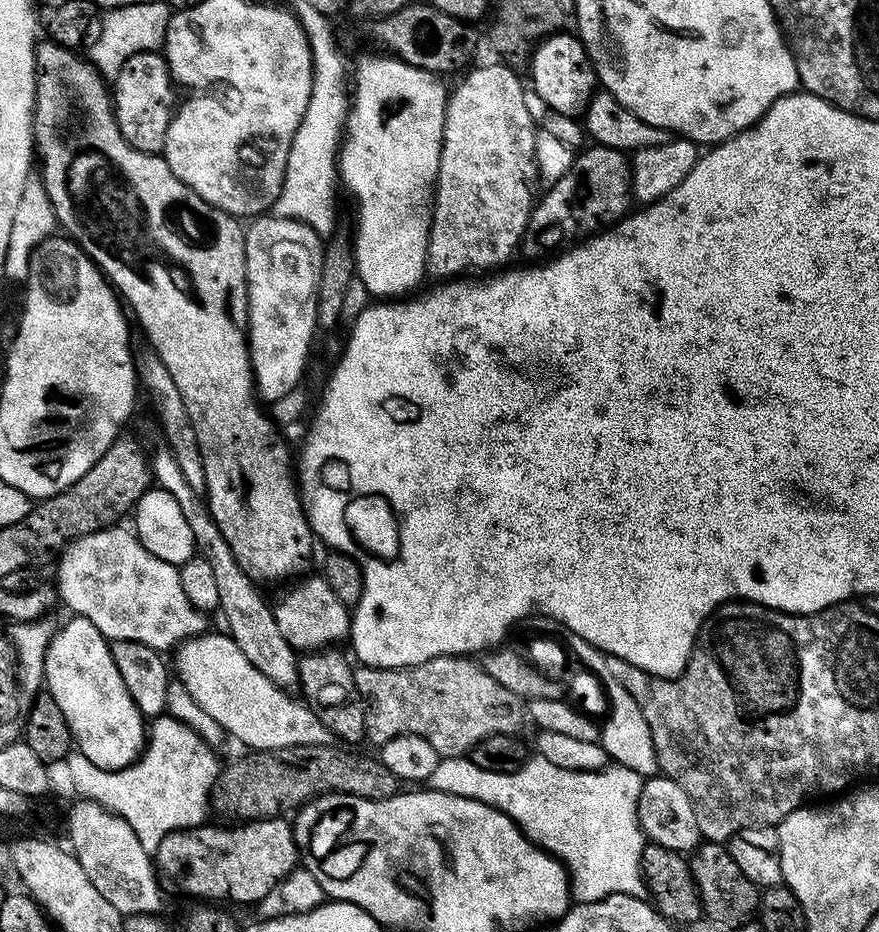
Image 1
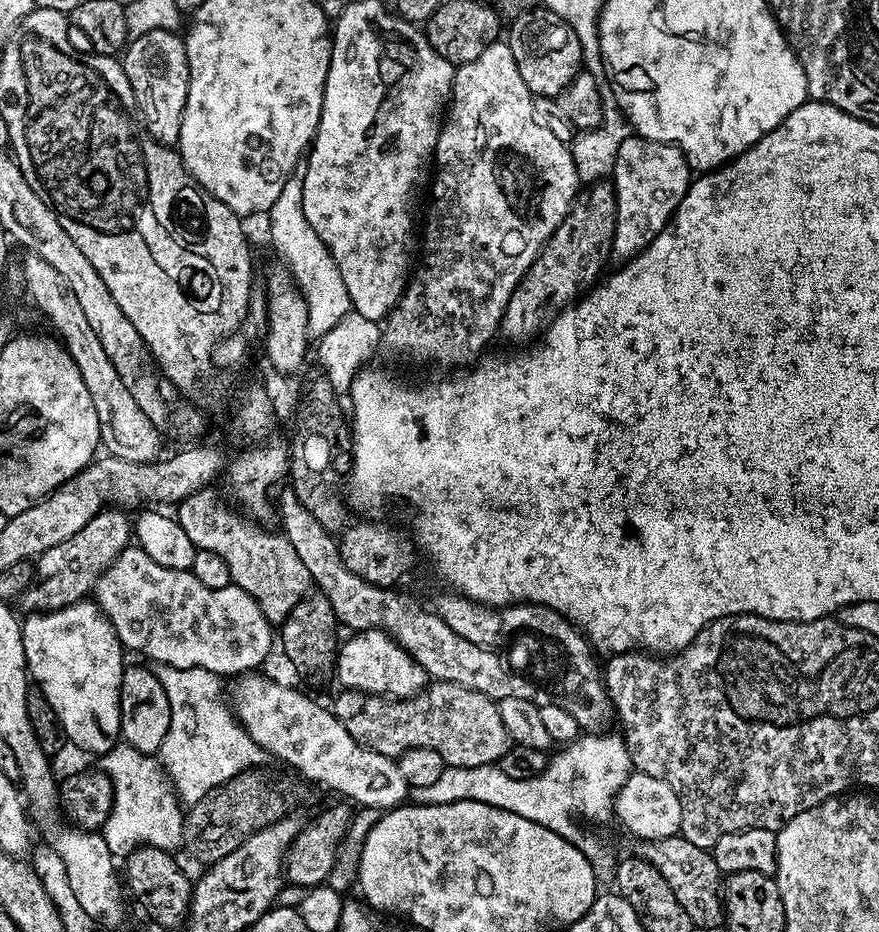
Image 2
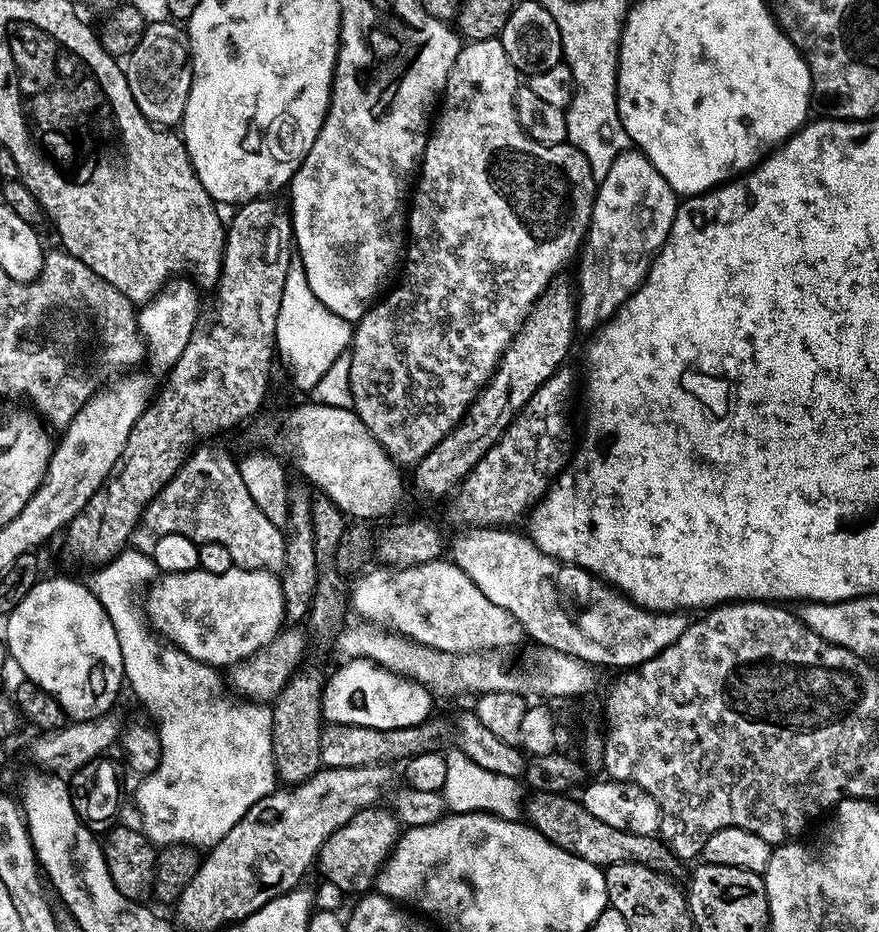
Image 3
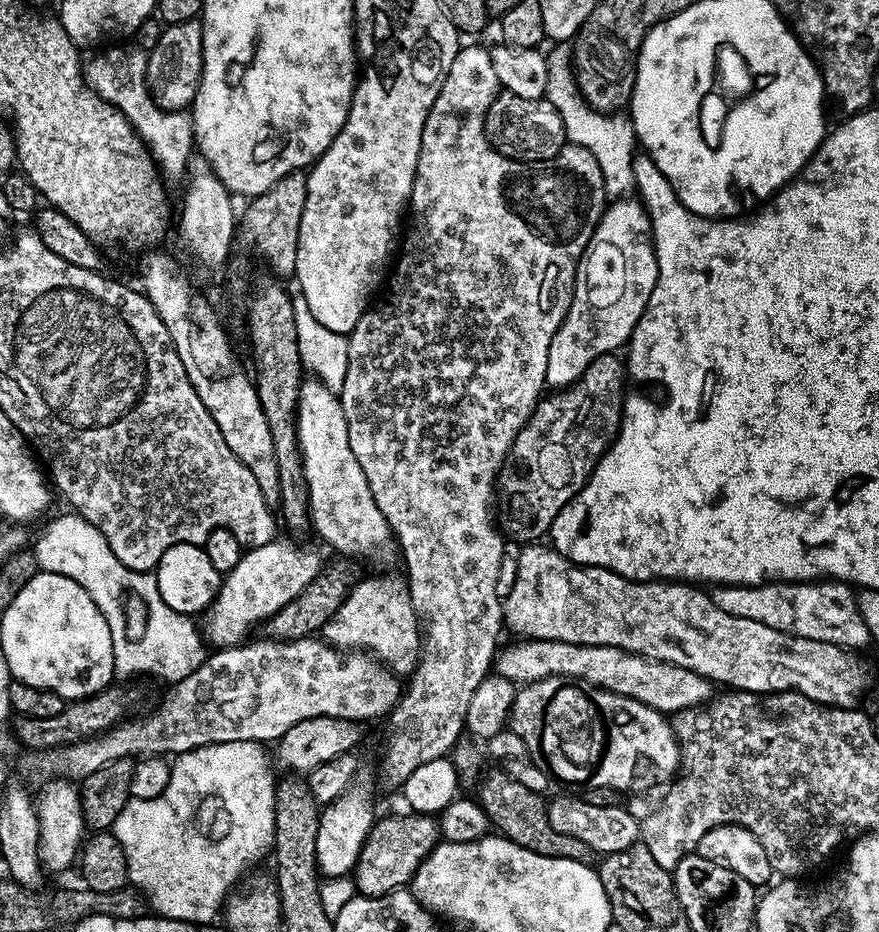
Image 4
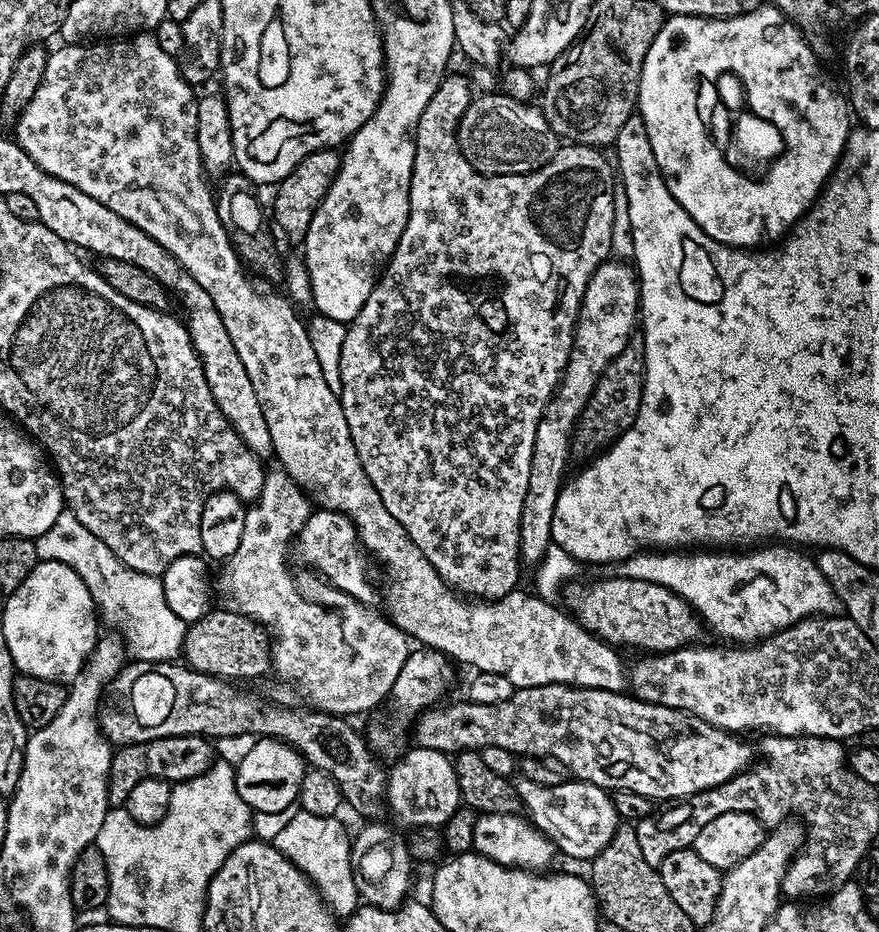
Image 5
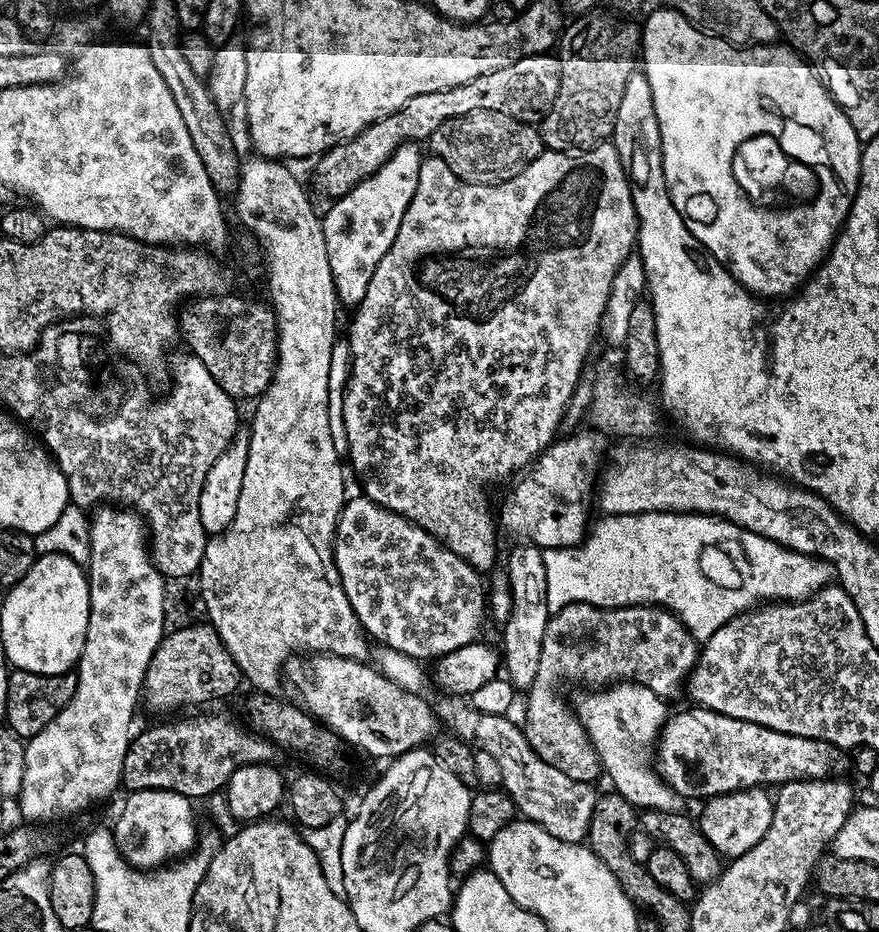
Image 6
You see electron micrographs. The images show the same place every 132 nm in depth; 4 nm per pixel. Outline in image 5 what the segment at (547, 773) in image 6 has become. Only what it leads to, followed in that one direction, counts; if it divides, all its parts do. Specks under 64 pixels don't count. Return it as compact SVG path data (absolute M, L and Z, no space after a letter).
M520 778L515 785L516 795L530 823L572 860L590 862L604 849L606 842L614 838L616 828L622 822L611 795L584 780L566 778L560 784L542 786Z

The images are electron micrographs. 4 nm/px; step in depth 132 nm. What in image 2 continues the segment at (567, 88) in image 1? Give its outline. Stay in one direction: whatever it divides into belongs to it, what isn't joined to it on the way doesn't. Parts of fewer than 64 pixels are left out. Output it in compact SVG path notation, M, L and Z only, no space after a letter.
M533 10L523 12L511 17L509 26L506 28L506 43L510 46L510 54L514 54L514 62L518 66L518 74L522 74L522 82L532 91L533 97L546 96L555 98L560 95L560 91L571 82L582 70L584 55L578 34L558 14L547 10Z

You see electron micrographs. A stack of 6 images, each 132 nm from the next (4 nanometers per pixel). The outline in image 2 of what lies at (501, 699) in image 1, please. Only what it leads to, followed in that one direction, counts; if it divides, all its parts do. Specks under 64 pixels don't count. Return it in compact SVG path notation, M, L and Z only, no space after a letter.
M437 680L421 687L414 696L389 698L371 696L369 692L343 690L330 704L338 722L359 744L365 744L383 756L399 758L411 748L425 748L442 754L449 768L473 768L496 764L510 747L508 731L502 726L500 705L495 700L466 690L445 680Z

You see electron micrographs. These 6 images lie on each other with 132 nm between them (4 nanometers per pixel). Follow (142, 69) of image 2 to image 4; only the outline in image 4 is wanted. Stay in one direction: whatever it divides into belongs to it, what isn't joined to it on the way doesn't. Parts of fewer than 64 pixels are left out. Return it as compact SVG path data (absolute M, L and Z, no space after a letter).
M199 19L169 24L161 31L158 42L148 52L146 79L148 93L167 112L179 112L191 105L202 78L202 30Z

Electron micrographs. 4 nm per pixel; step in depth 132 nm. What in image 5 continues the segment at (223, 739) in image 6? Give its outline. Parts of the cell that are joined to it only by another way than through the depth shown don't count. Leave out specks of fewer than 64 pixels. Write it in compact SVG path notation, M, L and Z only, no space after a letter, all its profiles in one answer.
M175 736L174 738L158 738L150 742L127 744L125 748L116 748L112 754L108 775L109 805L127 805L130 790L134 790L134 786L138 786L138 782L143 780L179 782L210 770L214 763L212 744L213 741L206 736Z

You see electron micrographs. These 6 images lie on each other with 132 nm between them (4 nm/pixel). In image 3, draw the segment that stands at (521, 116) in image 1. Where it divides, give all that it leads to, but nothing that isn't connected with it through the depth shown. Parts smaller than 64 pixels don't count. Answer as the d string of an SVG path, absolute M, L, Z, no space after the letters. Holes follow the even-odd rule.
M499 38L494 40L470 40L467 41L461 47L458 58L454 58L454 66L448 71L448 81L444 87L442 93L442 103L439 105L440 117L435 117L434 123L431 125L428 134L428 144L424 147L424 159L421 160L418 169L418 177L420 176L420 181L415 181L414 191L410 196L410 211L406 216L406 228L410 233L410 243L406 248L406 268L408 264L408 280L404 280L400 284L400 292L389 291L387 295L383 298L377 299L373 303L372 307L369 308L367 314L362 317L361 320L355 321L354 331L352 333L352 342L350 345L350 390L353 392L353 404L352 408L356 413L361 422L366 426L366 430L370 430L370 434L374 437L378 443L380 443L385 450L387 450L388 455L396 461L397 465L405 466L404 464L409 464L409 466L415 466L420 463L420 459L425 456L427 452L432 452L434 446L438 446L438 442L442 442L442 438L446 438L446 434L450 434L450 430L453 426L457 424L462 417L464 417L465 412L468 411L468 407L471 406L472 401L476 398L476 393L488 383L492 373L495 372L496 367L500 365L500 356L506 349L510 346L510 342L516 337L520 332L520 327L524 324L525 318L529 316L532 312L532 307L535 306L536 300L542 295L548 288L549 284L553 280L557 279L561 275L560 272L564 268L564 263L568 259L575 257L577 253L581 251L582 245L586 239L586 228L583 223L581 224L564 224L568 220L568 216L584 216L587 217L590 212L589 206L596 201L596 190L598 187L597 177L593 176L592 168L588 165L588 160L582 155L582 153L569 150L564 146L553 146L551 144L539 144L534 142L529 138L529 136L522 130L522 126L518 122L516 117L516 89L518 87L518 73L515 66L510 62L510 58L506 58L506 50L502 50L502 42ZM571 196L584 196L585 204L575 204L571 200Z

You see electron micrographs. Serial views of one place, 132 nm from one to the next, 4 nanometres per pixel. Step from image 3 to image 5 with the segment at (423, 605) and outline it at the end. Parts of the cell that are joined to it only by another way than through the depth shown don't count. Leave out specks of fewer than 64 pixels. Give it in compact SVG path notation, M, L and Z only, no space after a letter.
M277 470L277 472L269 471L264 477L264 485L262 486L262 494L254 503L245 511L246 526L242 526L242 539L238 545L238 550L234 550L234 554L230 554L228 560L223 561L219 565L220 577L217 575L214 580L214 592L218 597L218 604L221 609L226 611L234 611L236 614L245 615L254 623L258 623L261 627L268 630L271 635L271 671L277 672L284 680L289 680L292 684L297 684L306 695L312 699L311 707L317 712L329 712L331 716L343 716L345 718L353 718L359 712L368 712L371 708L376 708L385 703L392 695L392 687L394 681L398 679L398 674L402 670L402 662L406 662L408 653L410 651L409 637L404 635L404 632L398 625L393 624L391 619L385 615L379 616L375 611L375 607L363 604L362 601L355 600L350 594L344 592L335 583L329 582L319 575L308 574L312 576L295 576L292 573L292 568L288 565L288 552L290 556L290 549L294 544L294 537L296 533L302 530L302 526L312 516L314 511L313 501L310 499L307 492L300 488L287 472Z

